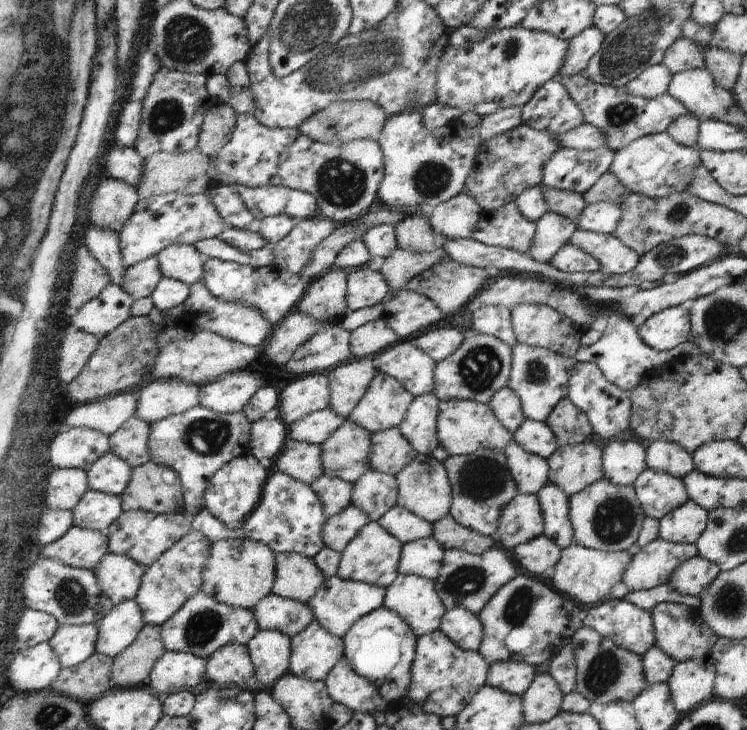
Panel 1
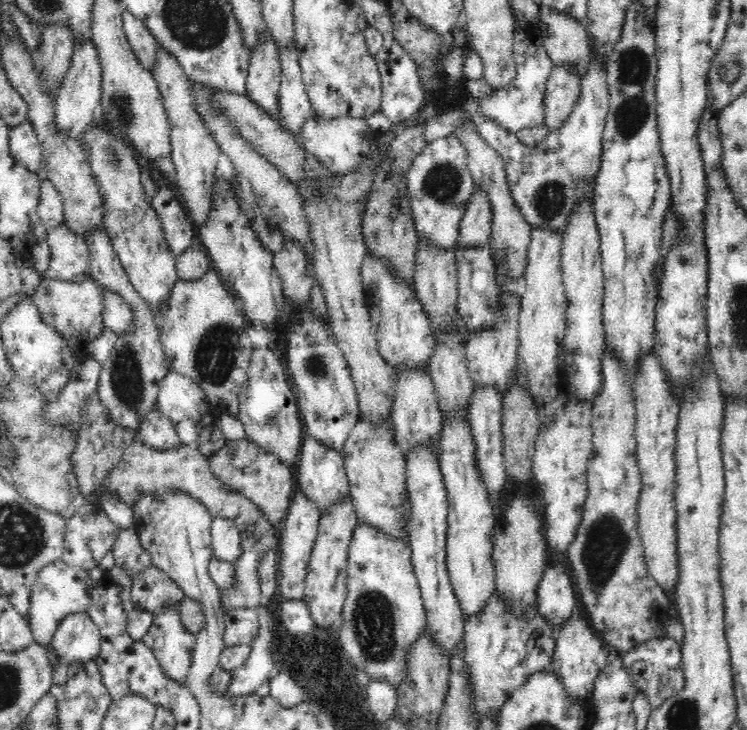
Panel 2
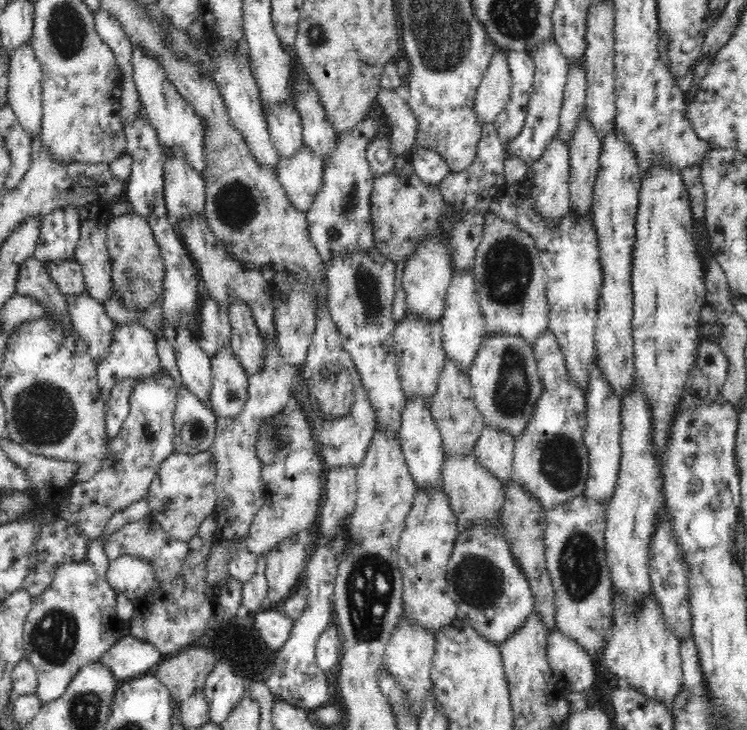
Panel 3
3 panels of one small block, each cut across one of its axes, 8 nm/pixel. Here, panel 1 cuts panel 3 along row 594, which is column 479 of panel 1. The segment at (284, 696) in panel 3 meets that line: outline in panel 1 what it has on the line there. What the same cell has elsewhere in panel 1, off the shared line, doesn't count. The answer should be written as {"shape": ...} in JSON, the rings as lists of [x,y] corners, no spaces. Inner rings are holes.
{"shape":[[[488,305],[472,312],[472,328],[499,338],[510,348],[515,347],[517,340],[511,323],[511,310],[506,307]]]}

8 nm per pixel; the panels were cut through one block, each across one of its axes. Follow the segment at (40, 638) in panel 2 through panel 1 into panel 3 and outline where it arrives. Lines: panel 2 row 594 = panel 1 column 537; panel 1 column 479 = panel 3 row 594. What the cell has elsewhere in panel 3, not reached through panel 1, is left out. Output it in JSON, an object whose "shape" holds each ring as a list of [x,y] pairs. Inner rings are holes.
{"shape":[[[84,561],[57,568],[54,580],[33,598],[23,631],[25,657],[36,667],[36,696],[43,705],[60,698],[76,672],[98,662],[120,640],[121,624],[124,623],[116,612],[116,592],[92,564]]]}

